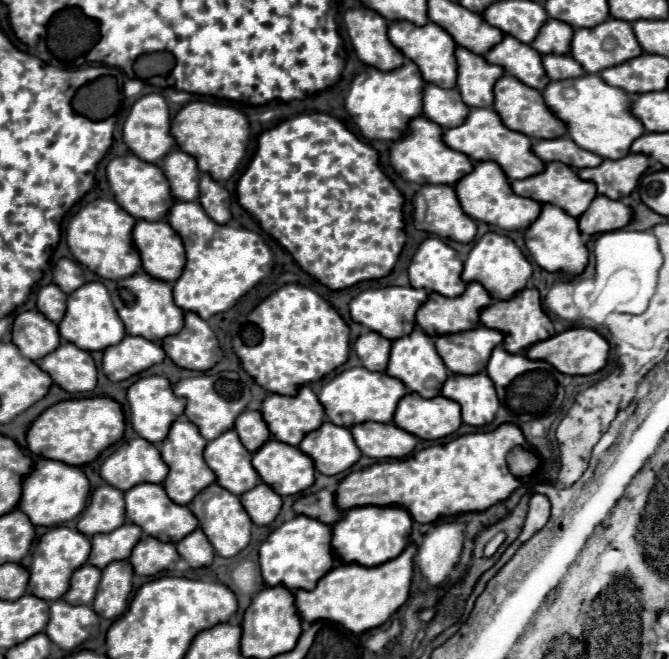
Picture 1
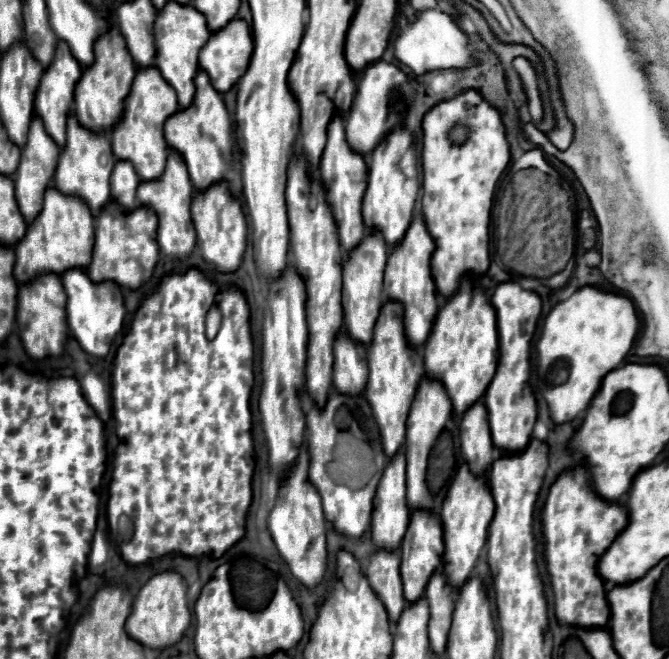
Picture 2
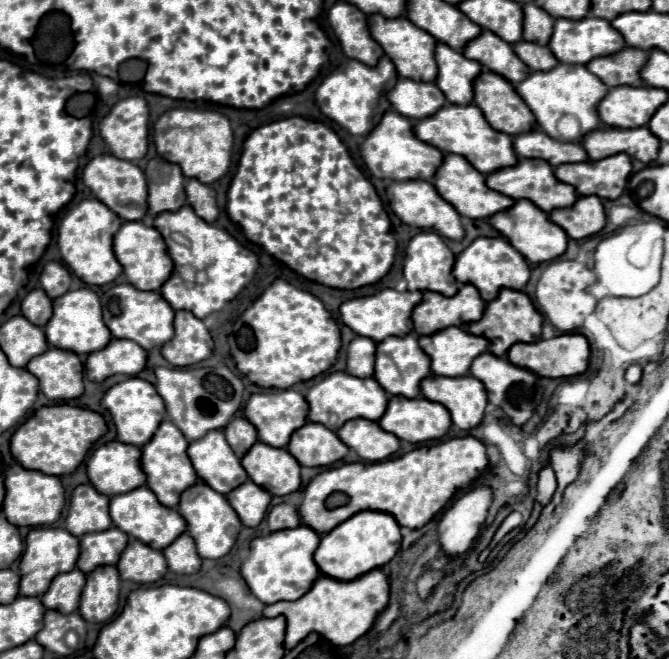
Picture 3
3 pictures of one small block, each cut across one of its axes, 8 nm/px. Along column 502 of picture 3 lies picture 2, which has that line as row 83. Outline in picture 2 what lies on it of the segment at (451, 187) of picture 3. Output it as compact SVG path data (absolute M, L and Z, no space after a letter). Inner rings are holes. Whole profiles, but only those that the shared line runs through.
M198 70L194 84L196 84L196 94L194 94L192 106L182 112L176 112L174 116L170 116L166 120L164 140L170 148L180 152L180 156L184 158L192 186L198 192L204 192L208 186L228 178L228 174L232 170L234 138L232 138L232 120L228 116L224 100L220 96L220 92L216 92L212 88L206 72Z

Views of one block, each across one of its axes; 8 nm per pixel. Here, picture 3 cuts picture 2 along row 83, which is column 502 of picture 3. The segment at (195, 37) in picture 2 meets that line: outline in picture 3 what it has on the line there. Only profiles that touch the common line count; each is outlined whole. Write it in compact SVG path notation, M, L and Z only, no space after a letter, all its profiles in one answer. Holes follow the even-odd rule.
M522 158L522 160L518 160L516 166L494 170L492 174L486 176L486 186L504 194L504 196L508 196L508 198L512 198L512 200L526 198L544 212L552 212L556 208L568 208L578 198L576 190L570 184L564 184L564 182L556 180L554 170L546 160L524 160Z

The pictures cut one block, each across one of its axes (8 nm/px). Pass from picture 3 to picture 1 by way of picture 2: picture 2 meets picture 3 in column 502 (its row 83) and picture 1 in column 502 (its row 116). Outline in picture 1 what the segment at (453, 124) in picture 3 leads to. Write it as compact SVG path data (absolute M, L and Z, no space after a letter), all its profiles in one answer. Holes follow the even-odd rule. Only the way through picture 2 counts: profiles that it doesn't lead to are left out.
M472 108L466 122L458 128L450 128L444 132L444 142L466 156L470 156L474 162L494 160L502 166L506 176L510 180L522 180L528 176L536 176L544 170L544 162L532 152L532 140L526 134L514 132L506 128L494 108Z

